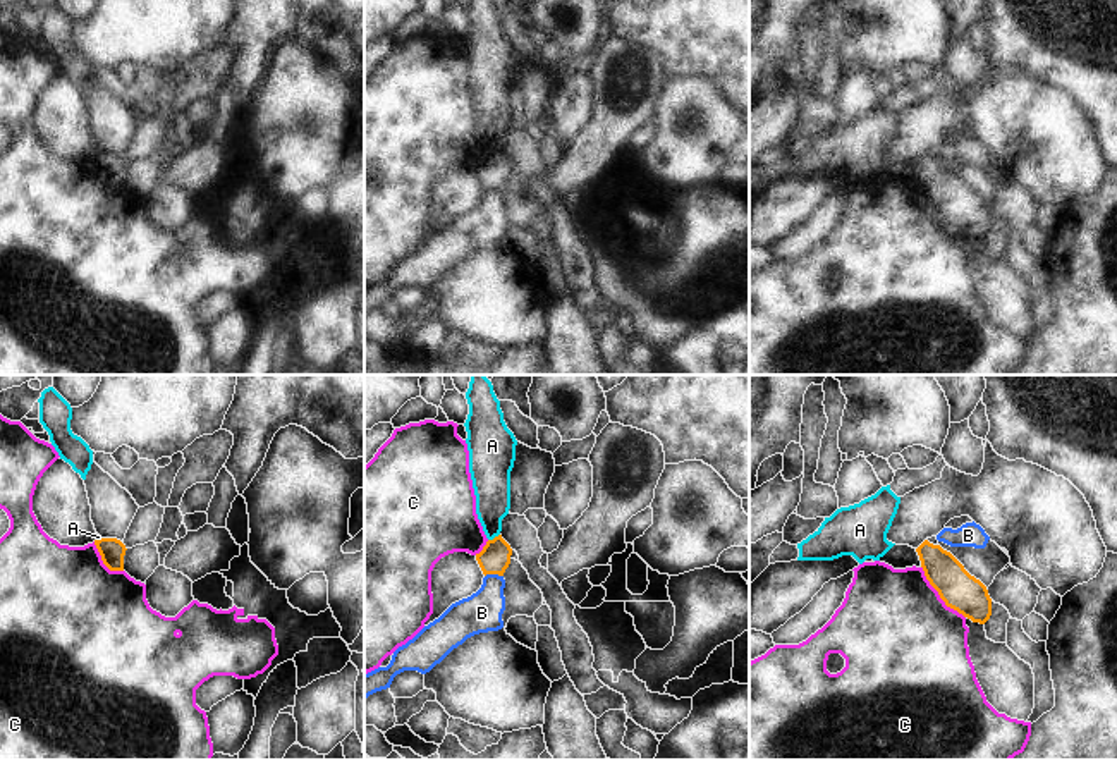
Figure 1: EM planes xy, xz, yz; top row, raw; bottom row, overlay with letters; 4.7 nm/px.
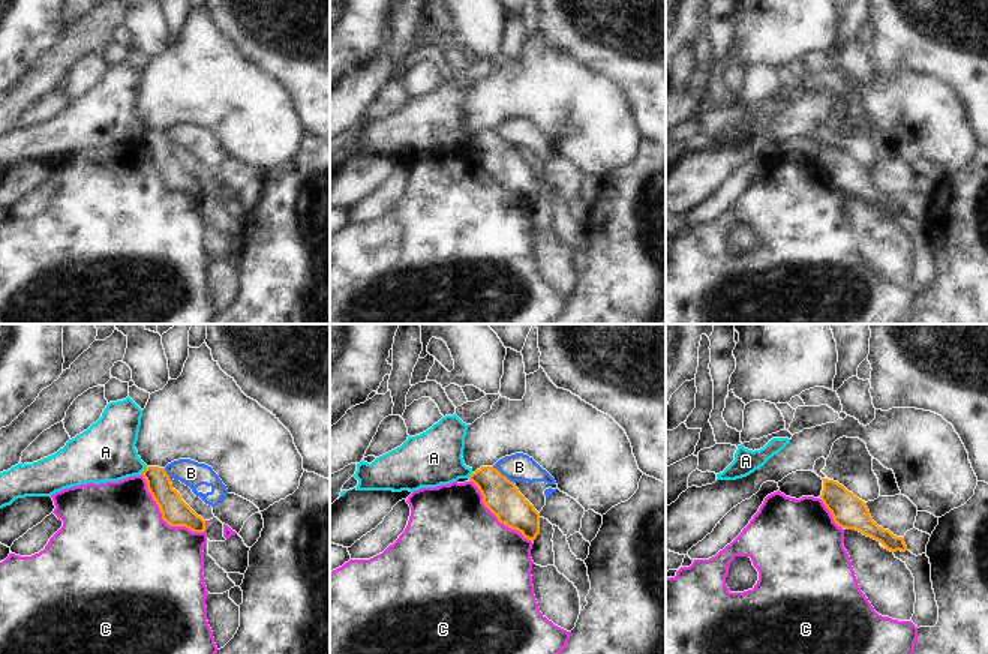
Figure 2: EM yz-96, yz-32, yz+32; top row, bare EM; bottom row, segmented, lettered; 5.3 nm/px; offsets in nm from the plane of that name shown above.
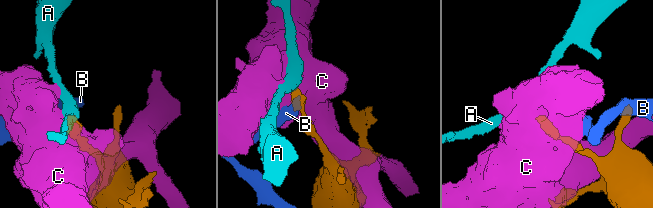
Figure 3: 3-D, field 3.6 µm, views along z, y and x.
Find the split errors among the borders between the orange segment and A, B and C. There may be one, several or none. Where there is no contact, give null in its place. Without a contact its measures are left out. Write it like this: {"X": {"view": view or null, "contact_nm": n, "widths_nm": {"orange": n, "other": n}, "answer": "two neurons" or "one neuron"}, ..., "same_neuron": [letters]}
{"A": {"view": "xz", "contact_nm": 70, "widths_nm": {"orange": 140, "other": 180}, "answer": "two neurons"}, "B": {"view": "xz", "contact_nm": 90, "widths_nm": {"orange": 140, "other": 190}, "answer": "two neurons"}, "C": {"view": "yz", "contact_nm": 320, "widths_nm": {"orange": 180, "other": 500}, "answer": "two neurons"}, "same_neuron": []}

